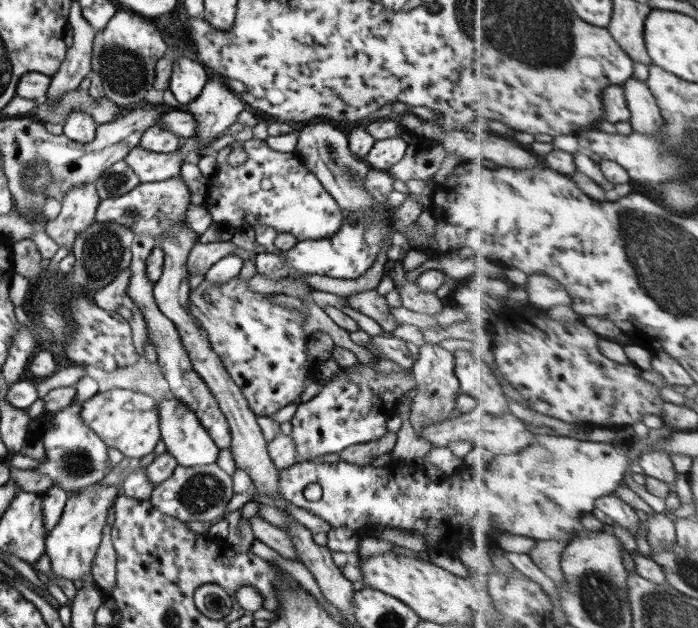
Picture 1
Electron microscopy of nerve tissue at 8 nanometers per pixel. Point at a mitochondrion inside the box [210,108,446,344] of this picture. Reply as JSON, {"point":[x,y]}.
{"point":[328,153]}

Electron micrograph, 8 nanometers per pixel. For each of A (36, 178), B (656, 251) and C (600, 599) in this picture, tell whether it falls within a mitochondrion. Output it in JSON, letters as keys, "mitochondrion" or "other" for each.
{"A":"mitochondrion","B":"mitochondrion","C":"mitochondrion"}

